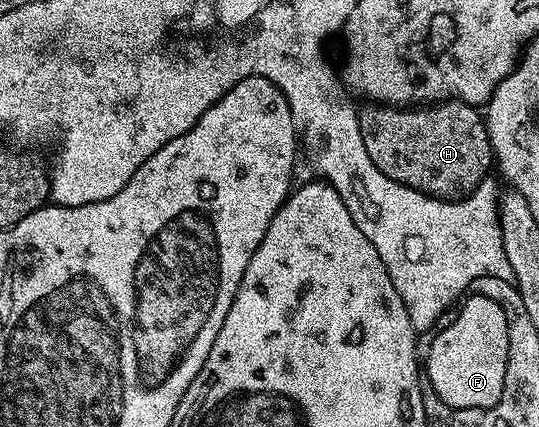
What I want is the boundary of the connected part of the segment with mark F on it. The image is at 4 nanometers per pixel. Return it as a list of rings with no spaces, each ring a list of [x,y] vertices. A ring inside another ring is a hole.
[[[486,292],[478,294],[466,294],[472,298],[478,298],[478,310],[474,310],[474,344],[472,352],[462,362],[462,368],[440,368],[440,372],[432,370],[432,364],[424,364],[425,385],[436,388],[436,404],[440,408],[446,406],[488,406],[500,398],[500,388],[502,388],[502,376],[506,374],[506,364],[510,364],[510,342],[512,342],[512,318],[504,306],[504,302],[488,296]]]

